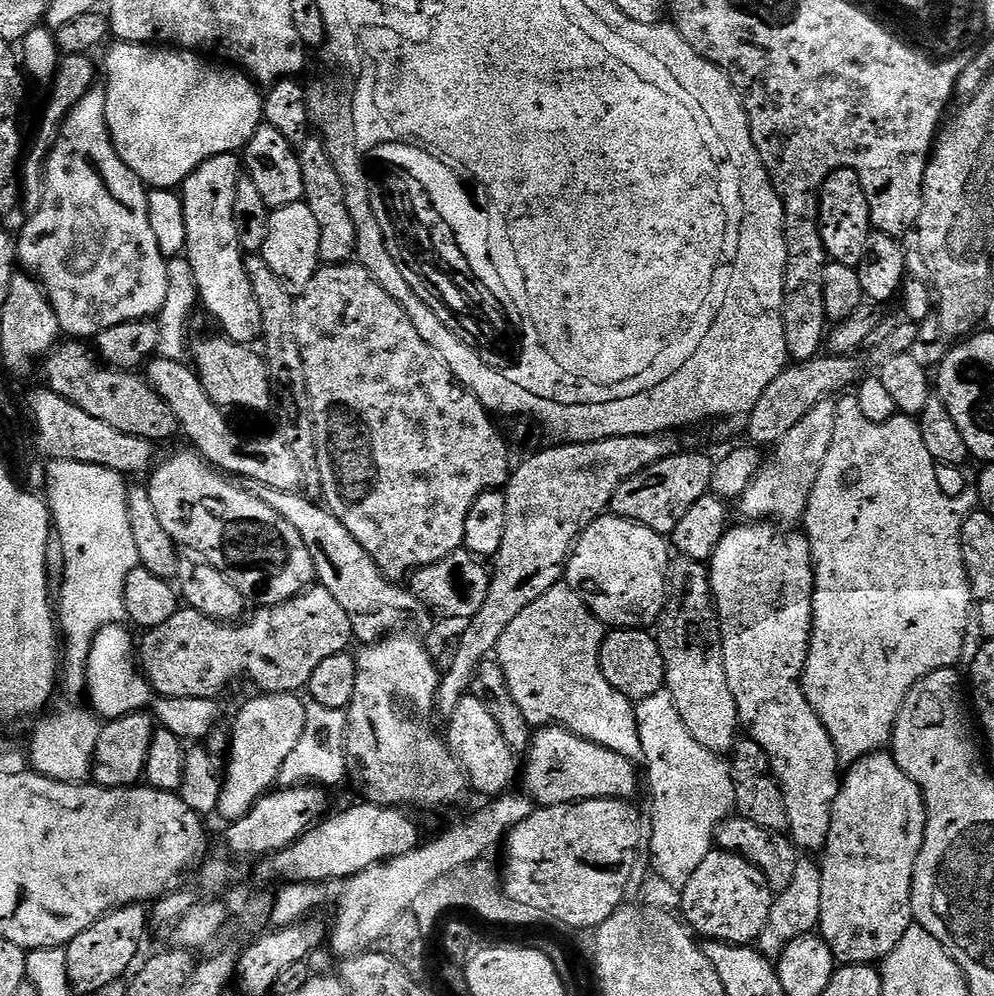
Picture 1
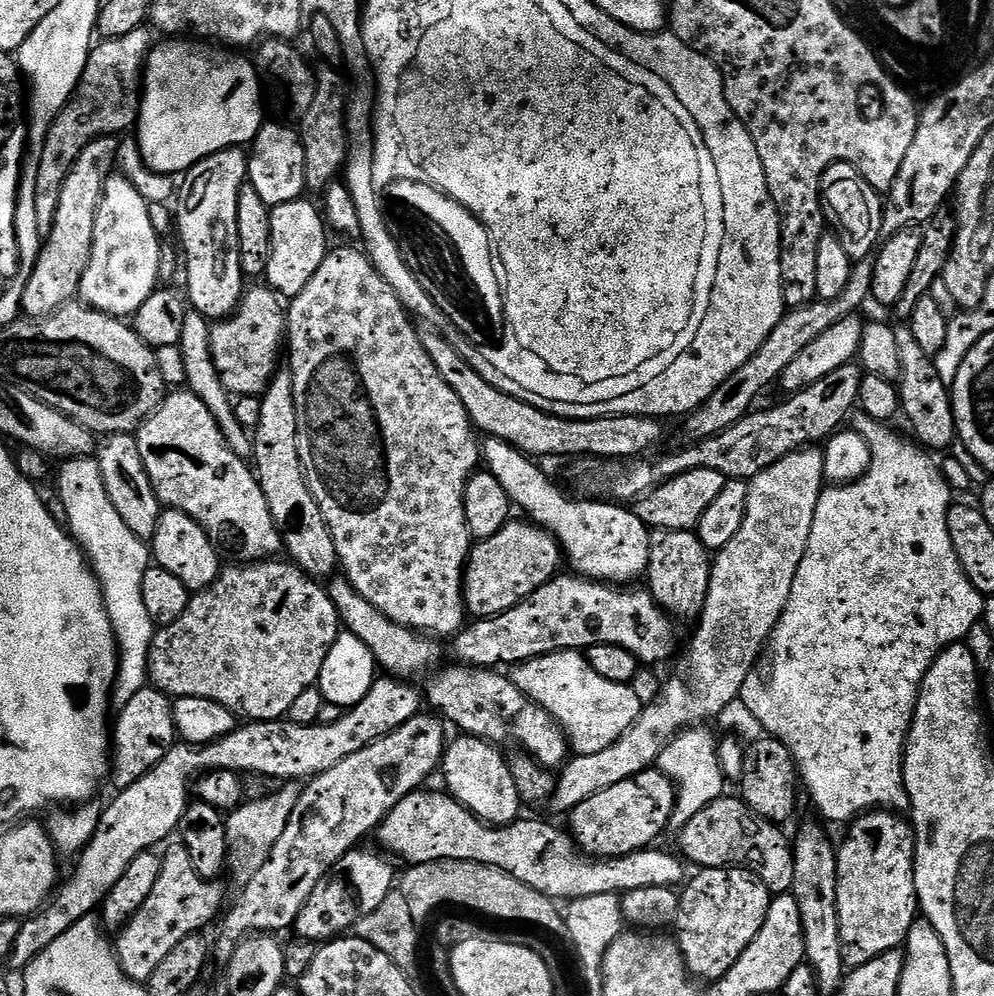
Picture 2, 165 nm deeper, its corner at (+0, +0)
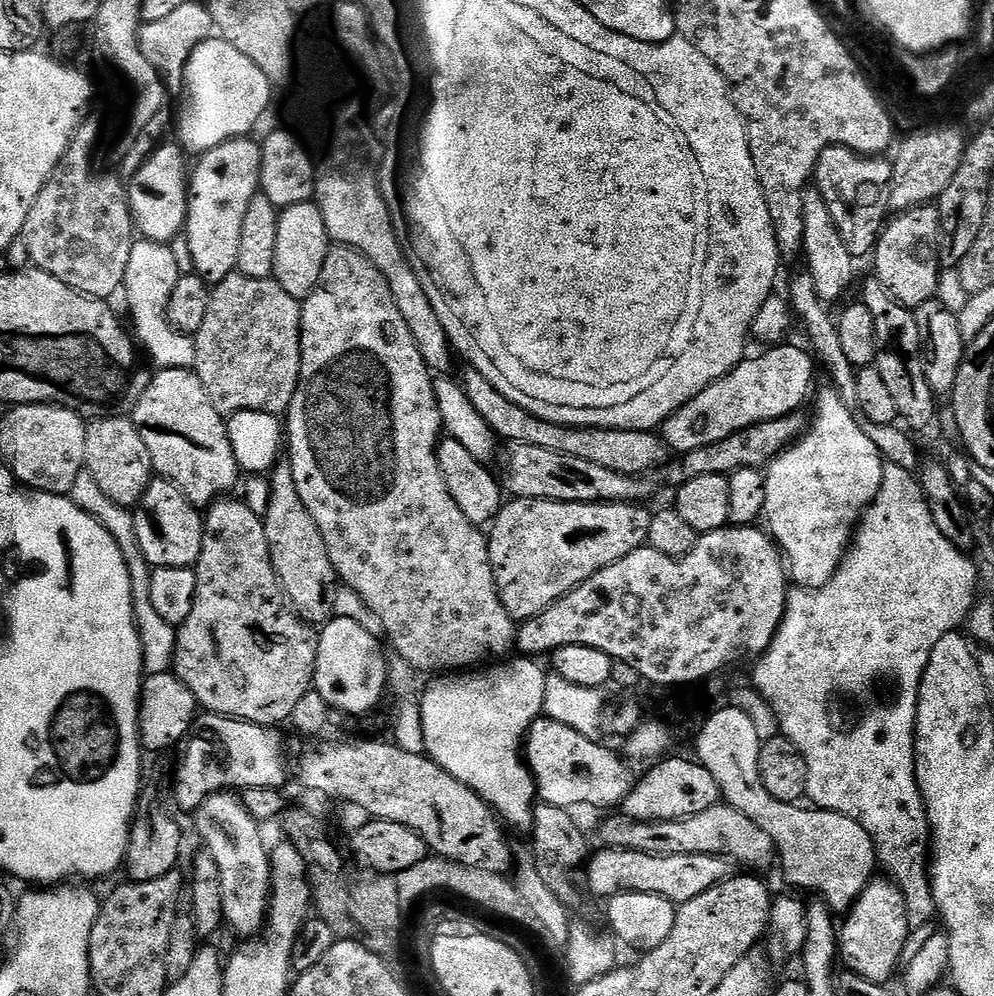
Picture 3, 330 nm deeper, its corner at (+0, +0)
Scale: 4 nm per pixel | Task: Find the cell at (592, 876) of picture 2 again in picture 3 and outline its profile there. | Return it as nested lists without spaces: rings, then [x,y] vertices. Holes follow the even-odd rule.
[[[601,847],[600,852],[593,851],[586,860],[586,872],[588,868],[588,888],[596,896],[604,896],[603,898],[611,898],[617,896],[620,892],[637,892],[638,894],[654,894],[655,896],[661,896],[666,898],[672,904],[677,906],[690,902],[690,898],[698,898],[698,894],[706,894],[706,890],[710,890],[710,886],[720,883],[721,880],[728,879],[730,875],[729,861],[727,859],[711,856],[710,854],[662,854],[661,856],[655,856],[654,854],[642,854],[638,850],[622,850],[621,848],[606,848]]]

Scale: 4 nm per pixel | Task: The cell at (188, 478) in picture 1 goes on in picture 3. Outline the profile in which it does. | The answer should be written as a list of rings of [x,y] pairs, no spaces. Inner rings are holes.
[[[192,368],[159,369],[130,413],[132,424],[150,450],[152,467],[165,480],[172,480],[197,506],[207,506],[223,497],[242,476],[230,446],[225,417],[214,410],[206,390]]]

